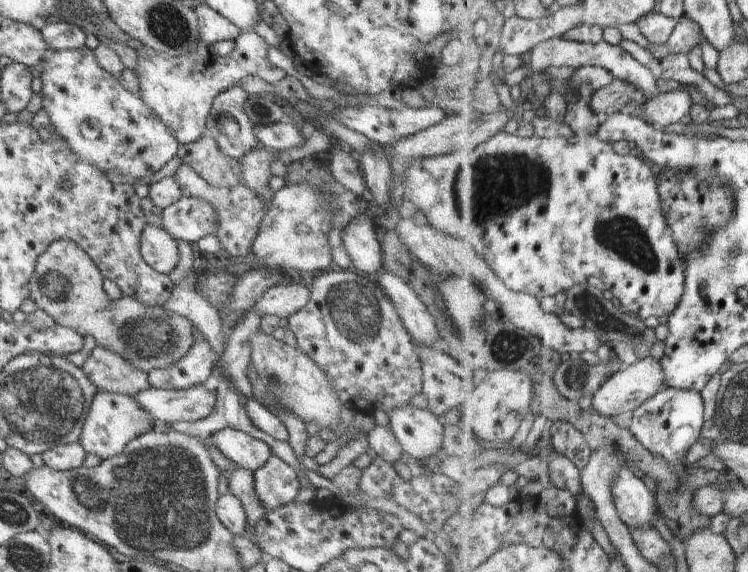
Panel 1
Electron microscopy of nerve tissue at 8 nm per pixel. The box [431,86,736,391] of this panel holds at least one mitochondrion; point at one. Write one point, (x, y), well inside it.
(511, 179)

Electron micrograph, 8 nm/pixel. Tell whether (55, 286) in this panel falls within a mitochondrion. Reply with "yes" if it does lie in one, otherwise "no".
yes

